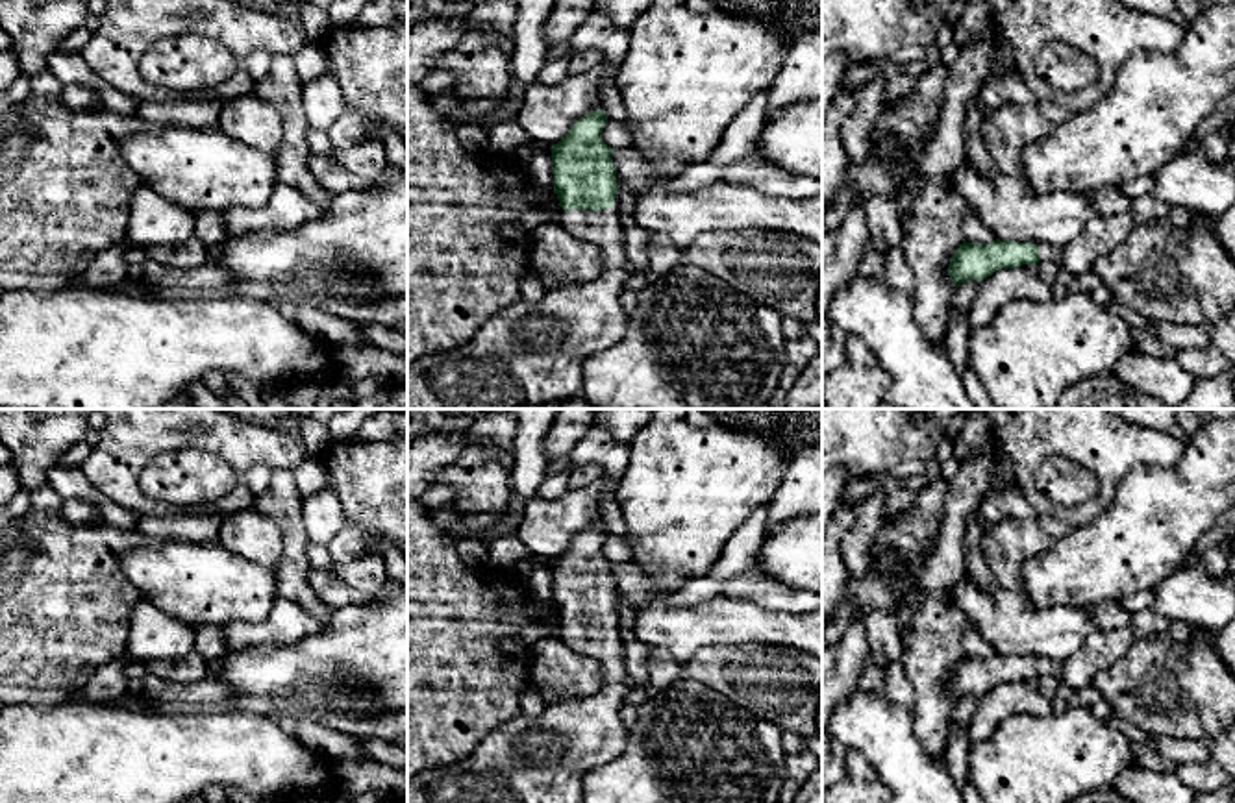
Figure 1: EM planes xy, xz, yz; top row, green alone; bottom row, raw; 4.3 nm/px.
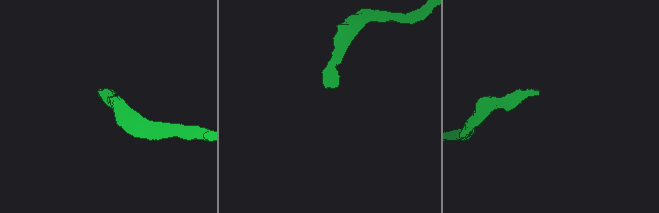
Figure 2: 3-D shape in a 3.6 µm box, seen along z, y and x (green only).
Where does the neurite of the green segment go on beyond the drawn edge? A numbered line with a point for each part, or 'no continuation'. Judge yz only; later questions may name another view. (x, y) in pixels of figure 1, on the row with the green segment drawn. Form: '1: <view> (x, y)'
1: yz (1050, 252)

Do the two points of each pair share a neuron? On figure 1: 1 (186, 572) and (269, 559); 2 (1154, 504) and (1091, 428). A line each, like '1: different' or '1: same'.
1: different
2: different

